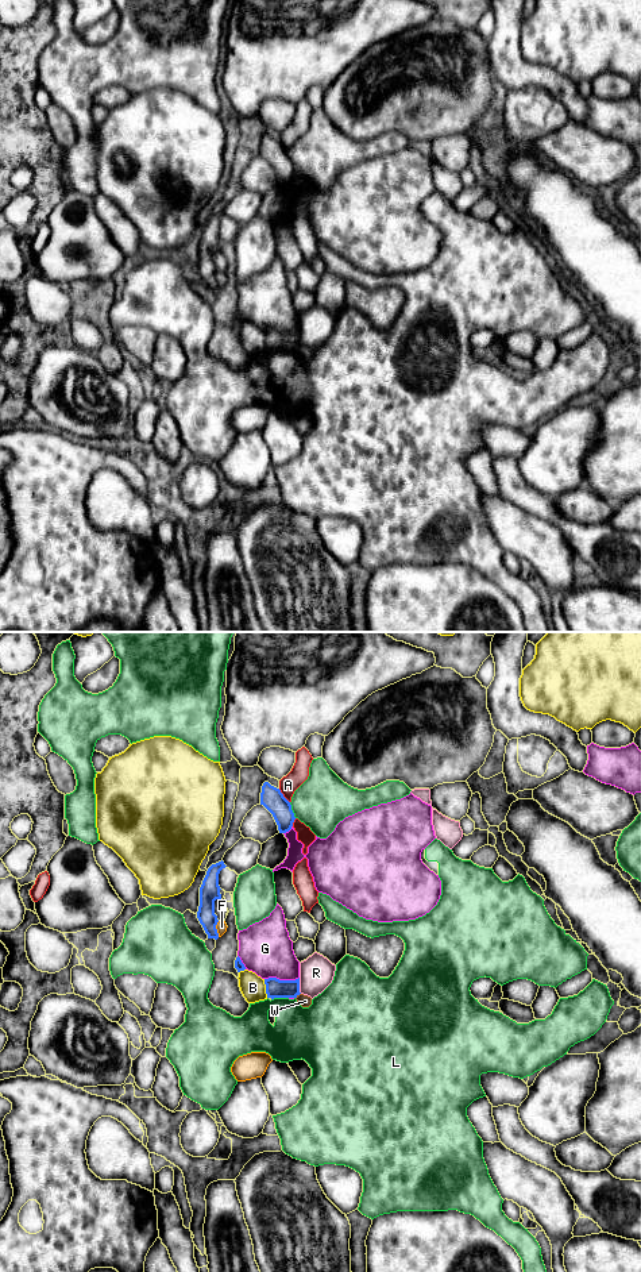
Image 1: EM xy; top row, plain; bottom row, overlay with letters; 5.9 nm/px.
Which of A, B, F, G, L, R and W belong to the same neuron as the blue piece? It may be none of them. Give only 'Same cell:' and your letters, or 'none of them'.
Same cell: none of them

